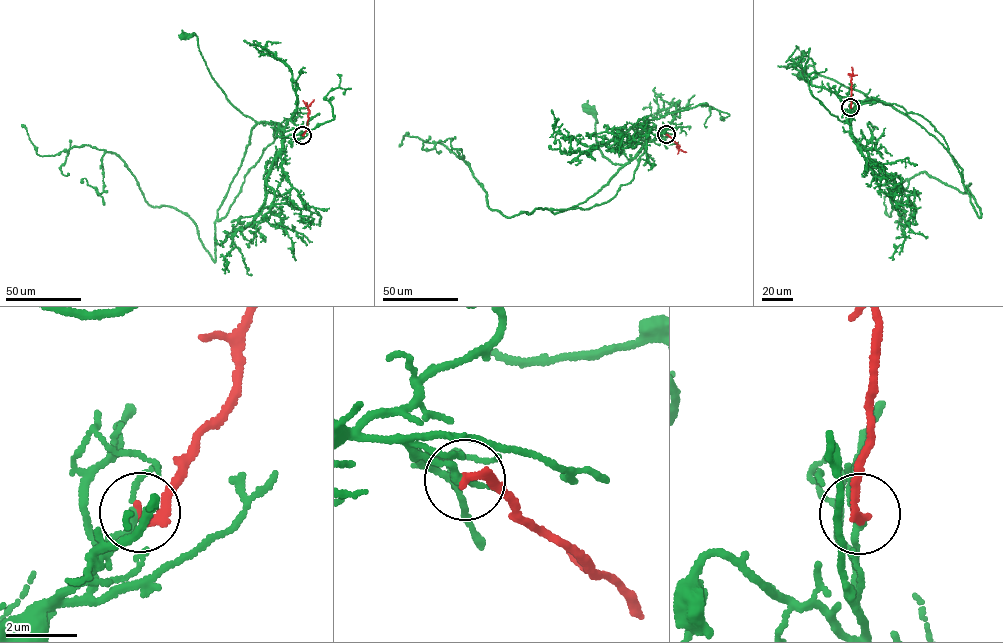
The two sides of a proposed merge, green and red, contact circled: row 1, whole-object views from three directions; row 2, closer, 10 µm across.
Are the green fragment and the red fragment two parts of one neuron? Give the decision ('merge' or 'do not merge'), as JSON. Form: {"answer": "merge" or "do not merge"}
{"answer": "do not merge"}

